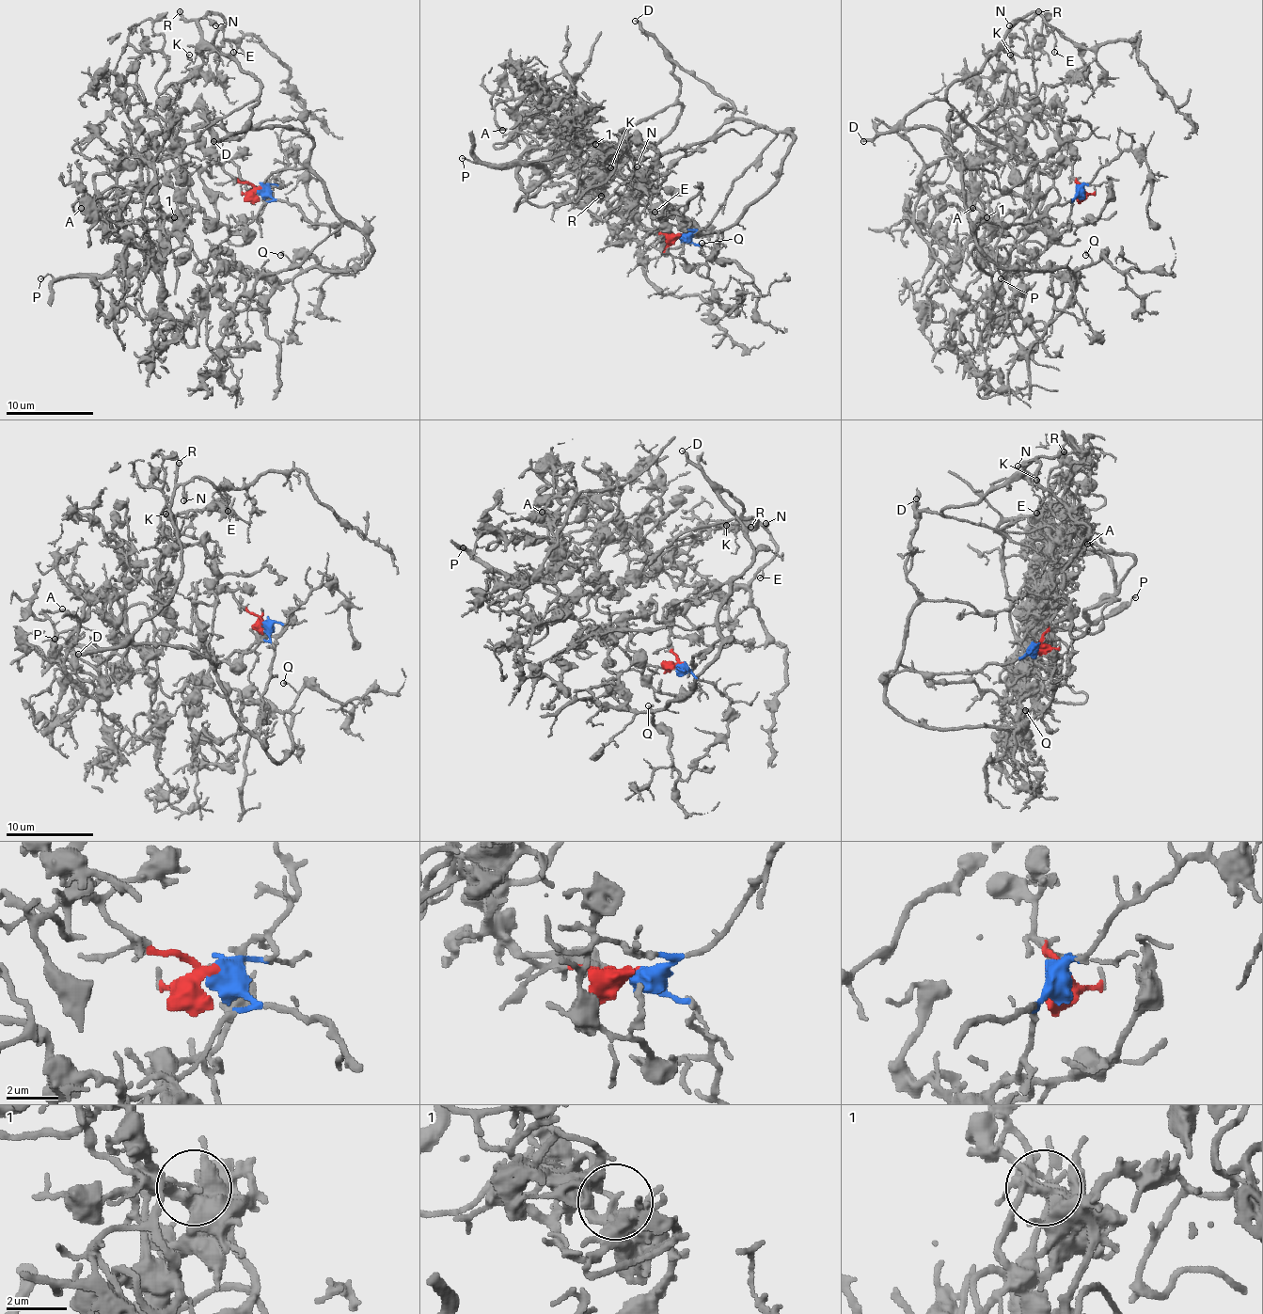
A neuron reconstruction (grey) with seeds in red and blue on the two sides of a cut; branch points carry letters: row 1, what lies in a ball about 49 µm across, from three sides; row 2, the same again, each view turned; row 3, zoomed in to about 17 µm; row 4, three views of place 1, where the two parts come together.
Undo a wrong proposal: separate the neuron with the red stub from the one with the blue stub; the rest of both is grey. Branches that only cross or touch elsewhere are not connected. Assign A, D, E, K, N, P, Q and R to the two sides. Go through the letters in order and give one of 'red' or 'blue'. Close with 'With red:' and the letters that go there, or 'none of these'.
A: red
D: blue
E: blue
K: blue
N: blue
P: red
Q: blue
R: blue
With red: A, P

